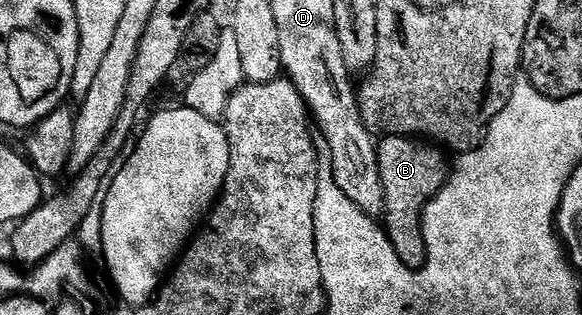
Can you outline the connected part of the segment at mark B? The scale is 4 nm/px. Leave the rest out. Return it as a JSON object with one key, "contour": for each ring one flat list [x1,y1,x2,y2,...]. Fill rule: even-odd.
{"contour":[[384,136,378,141,379,165,381,166,381,186,385,186,385,231,391,245,397,250,401,262,407,268,423,270,428,267,427,233,423,226,423,211,432,198,441,191,449,175,449,160,442,156,444,153,438,147,410,136]]}

